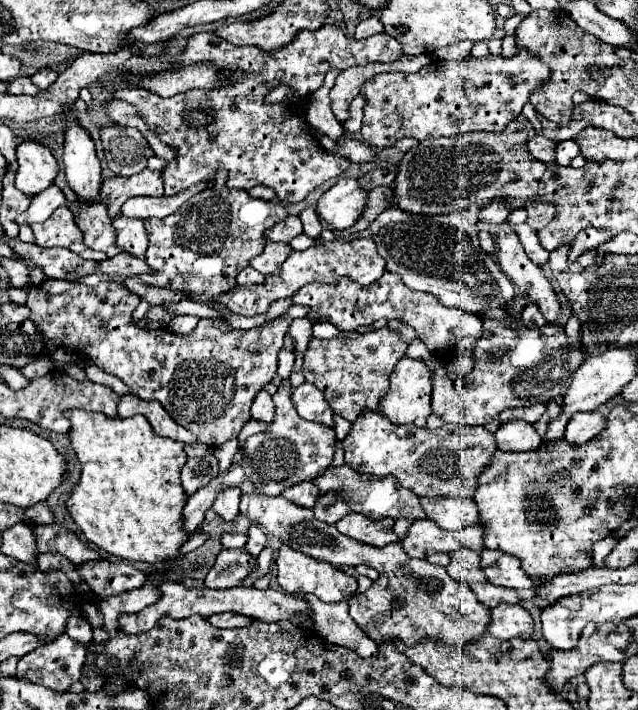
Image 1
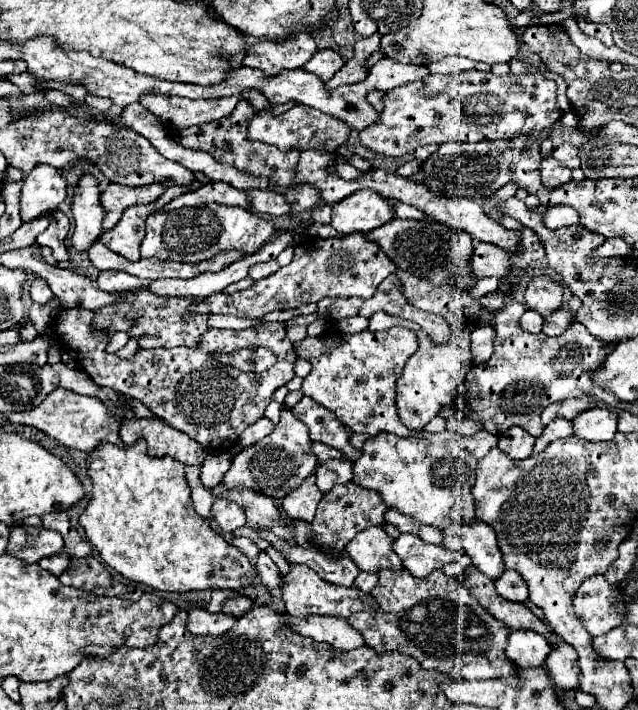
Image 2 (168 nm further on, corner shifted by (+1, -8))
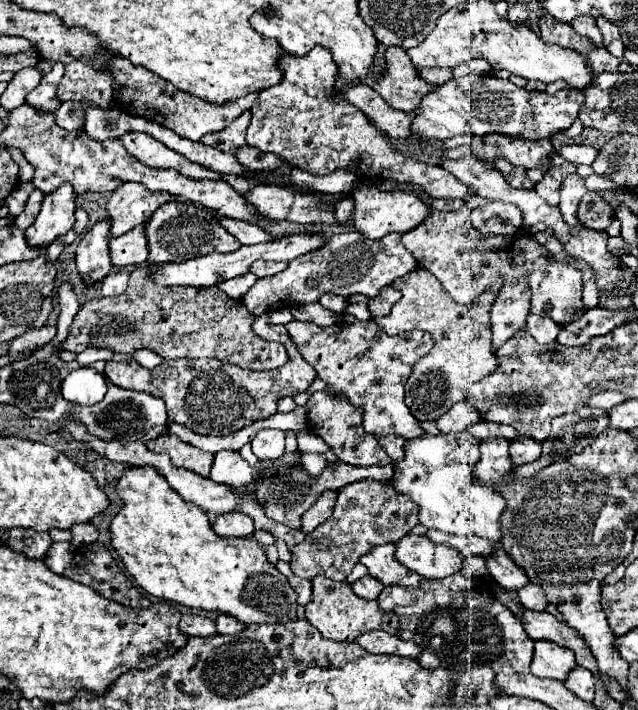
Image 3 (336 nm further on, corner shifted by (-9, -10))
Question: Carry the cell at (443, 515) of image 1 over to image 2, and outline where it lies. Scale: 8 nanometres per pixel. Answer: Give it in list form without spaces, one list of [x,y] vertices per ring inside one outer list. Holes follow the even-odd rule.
[[[475,522],[473,526],[449,526],[443,530],[445,546],[469,554],[475,568],[485,576],[497,580],[505,572],[505,562],[497,548],[495,532],[485,522]]]

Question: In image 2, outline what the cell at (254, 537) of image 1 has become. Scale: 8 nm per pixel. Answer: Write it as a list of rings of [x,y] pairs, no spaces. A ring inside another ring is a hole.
[[[261,552],[261,556],[257,558],[255,566],[257,566],[257,570],[259,570],[261,580],[265,582],[265,586],[269,586],[269,588],[281,588],[283,578],[279,574],[279,568],[273,564],[273,560],[265,552]]]

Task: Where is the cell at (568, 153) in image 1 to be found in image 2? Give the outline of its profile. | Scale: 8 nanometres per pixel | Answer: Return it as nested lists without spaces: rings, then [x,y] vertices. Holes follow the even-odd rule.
[[[561,144],[561,146],[557,146],[555,152],[553,152],[553,158],[559,160],[567,168],[579,168],[577,146],[573,146],[573,144]]]

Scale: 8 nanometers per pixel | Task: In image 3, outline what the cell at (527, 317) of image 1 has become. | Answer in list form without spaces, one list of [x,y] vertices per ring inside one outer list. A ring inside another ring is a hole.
[[[529,314],[527,316],[527,332],[539,342],[539,344],[551,344],[555,342],[559,334],[559,324],[555,324],[549,316],[537,316]]]

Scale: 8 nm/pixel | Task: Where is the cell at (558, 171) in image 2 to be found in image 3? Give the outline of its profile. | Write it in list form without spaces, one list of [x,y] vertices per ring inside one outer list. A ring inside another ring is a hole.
[[[569,174],[569,176],[563,178],[559,210],[563,214],[563,220],[567,220],[567,224],[579,224],[575,214],[577,214],[579,200],[583,198],[585,192],[587,192],[587,188],[585,188],[585,182],[579,174]]]

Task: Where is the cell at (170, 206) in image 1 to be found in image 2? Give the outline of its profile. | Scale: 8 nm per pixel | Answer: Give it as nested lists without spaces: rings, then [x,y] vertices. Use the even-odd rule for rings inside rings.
[[[209,182],[209,184],[199,186],[193,192],[181,194],[179,198],[169,202],[169,206],[163,206],[161,210],[175,210],[175,208],[183,208],[183,206],[199,206],[199,204],[209,204],[209,202],[241,206],[245,210],[251,208],[251,198],[243,190],[237,190],[225,182]]]

